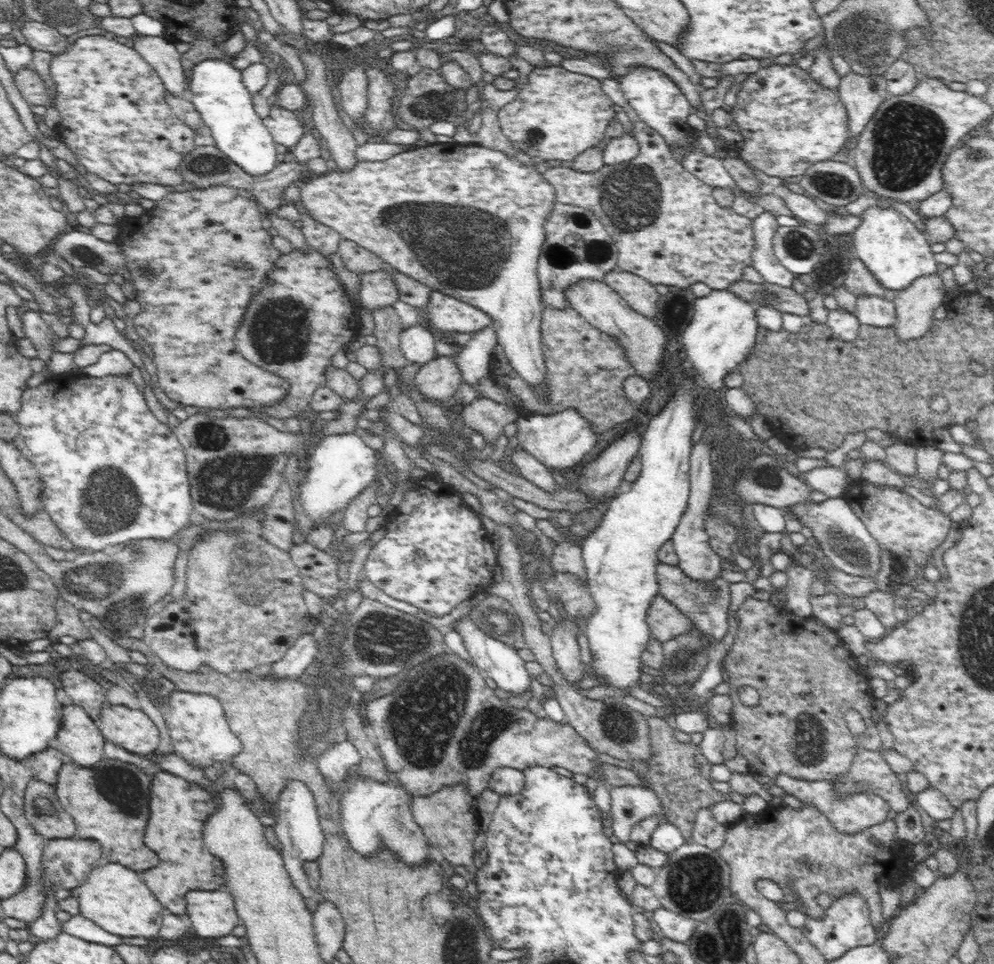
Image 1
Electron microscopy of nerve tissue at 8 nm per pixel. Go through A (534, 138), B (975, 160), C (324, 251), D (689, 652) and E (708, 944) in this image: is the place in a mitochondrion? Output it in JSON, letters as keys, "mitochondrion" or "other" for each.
{"A":"mitochondrion","B":"mitochondrion","C":"other","D":"mitochondrion","E":"mitochondrion"}

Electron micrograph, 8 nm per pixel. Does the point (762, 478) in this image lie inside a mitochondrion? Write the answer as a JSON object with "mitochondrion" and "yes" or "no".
{"mitochondrion":"yes"}

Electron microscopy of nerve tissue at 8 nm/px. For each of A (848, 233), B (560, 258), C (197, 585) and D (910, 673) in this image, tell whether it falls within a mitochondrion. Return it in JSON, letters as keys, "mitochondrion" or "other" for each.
{"A":"other","B":"mitochondrion","C":"other","D":"other"}

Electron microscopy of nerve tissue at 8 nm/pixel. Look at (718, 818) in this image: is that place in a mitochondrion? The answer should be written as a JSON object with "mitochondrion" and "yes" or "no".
{"mitochondrion":"no"}

